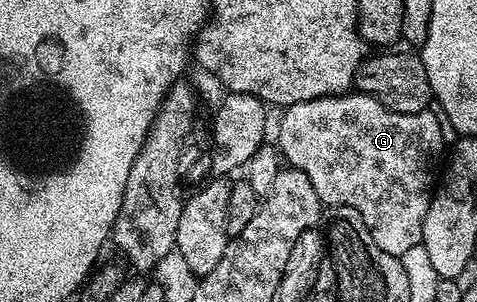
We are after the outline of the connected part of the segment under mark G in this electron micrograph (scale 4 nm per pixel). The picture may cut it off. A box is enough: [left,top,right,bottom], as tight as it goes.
[275,92,447,256]

